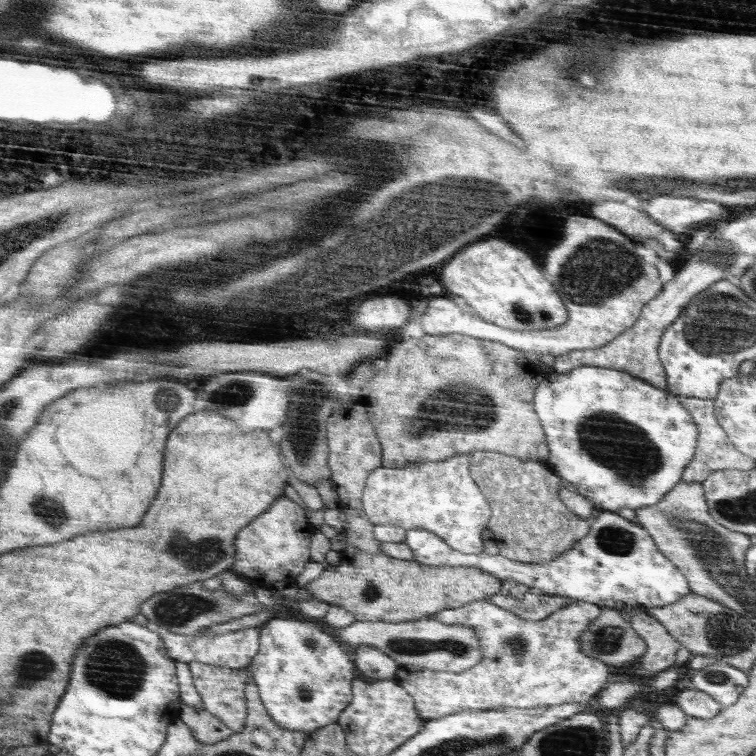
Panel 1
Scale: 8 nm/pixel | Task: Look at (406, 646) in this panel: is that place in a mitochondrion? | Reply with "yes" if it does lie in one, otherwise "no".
yes

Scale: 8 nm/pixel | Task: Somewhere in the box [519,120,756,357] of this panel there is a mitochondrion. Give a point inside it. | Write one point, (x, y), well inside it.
(596, 272)

